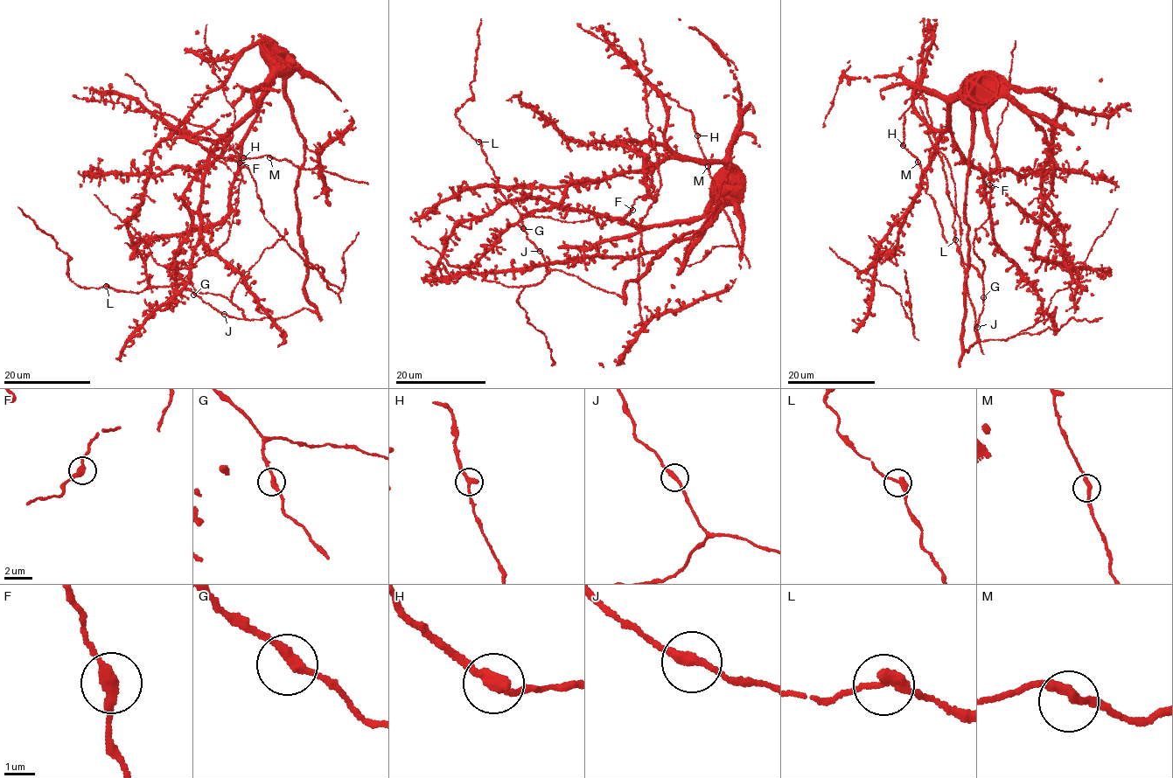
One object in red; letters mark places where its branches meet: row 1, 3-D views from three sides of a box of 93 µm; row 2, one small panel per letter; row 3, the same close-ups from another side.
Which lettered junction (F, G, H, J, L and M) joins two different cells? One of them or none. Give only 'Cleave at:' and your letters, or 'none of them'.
Cleave at: none of them

